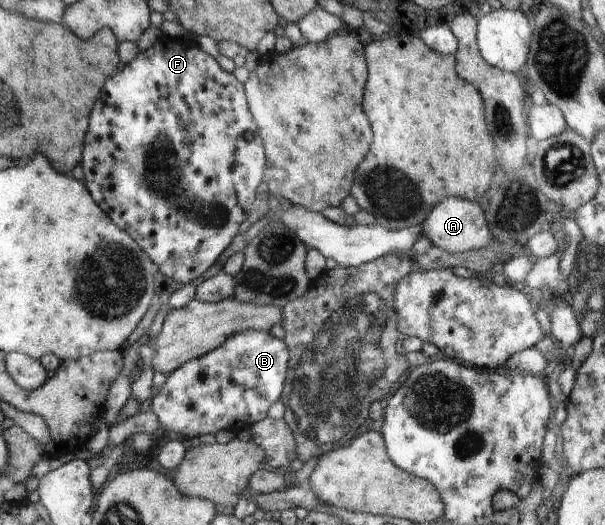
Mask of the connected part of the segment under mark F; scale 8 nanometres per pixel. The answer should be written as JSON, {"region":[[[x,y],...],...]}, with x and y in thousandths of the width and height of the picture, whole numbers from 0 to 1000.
{"region":[[[268,69],[253,88],[231,97],[223,114],[205,124],[203,133],[197,133],[174,156],[167,198],[154,206],[154,236],[147,236],[147,259],[139,267],[140,290],[139,305],[134,305],[134,320],[140,331],[137,343],[152,370],[152,381],[172,400],[172,408],[193,434],[207,438],[223,457],[269,526],[302,545],[317,539],[359,499],[362,488],[392,450],[398,425],[407,423],[415,385],[423,379],[428,347],[435,343],[438,309],[441,309],[435,293],[435,278],[425,236],[412,213],[403,160],[398,160],[383,139],[367,133],[359,114],[339,103],[324,84]]]}

